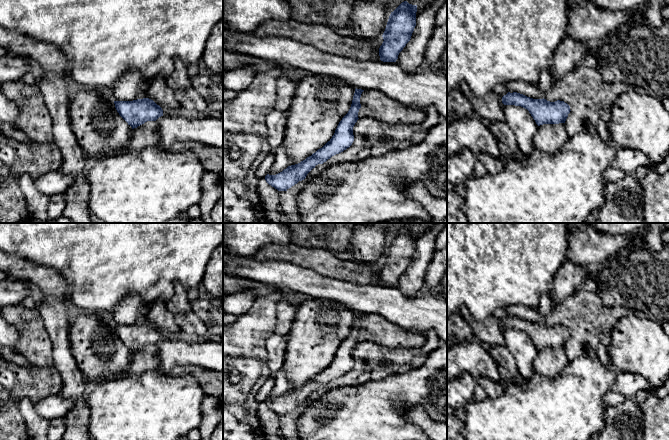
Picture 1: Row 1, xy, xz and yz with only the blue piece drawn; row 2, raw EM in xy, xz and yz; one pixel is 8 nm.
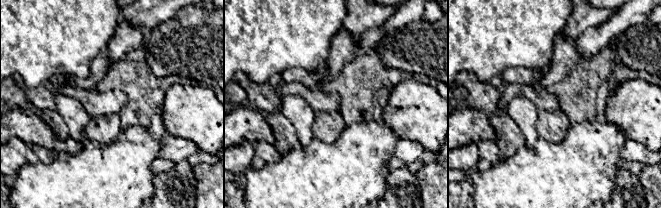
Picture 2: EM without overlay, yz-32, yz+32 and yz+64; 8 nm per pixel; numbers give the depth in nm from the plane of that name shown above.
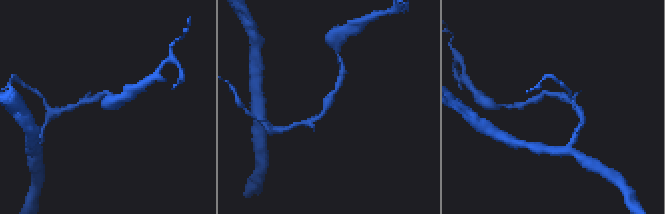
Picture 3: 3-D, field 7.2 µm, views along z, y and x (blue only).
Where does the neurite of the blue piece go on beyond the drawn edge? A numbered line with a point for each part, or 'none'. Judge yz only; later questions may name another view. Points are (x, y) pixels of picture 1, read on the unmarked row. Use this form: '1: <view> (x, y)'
none

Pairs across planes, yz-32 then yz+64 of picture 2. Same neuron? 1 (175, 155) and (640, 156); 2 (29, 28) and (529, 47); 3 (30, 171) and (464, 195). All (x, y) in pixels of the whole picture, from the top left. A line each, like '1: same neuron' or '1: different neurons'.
1: same neuron
2: same neuron
3: different neurons

